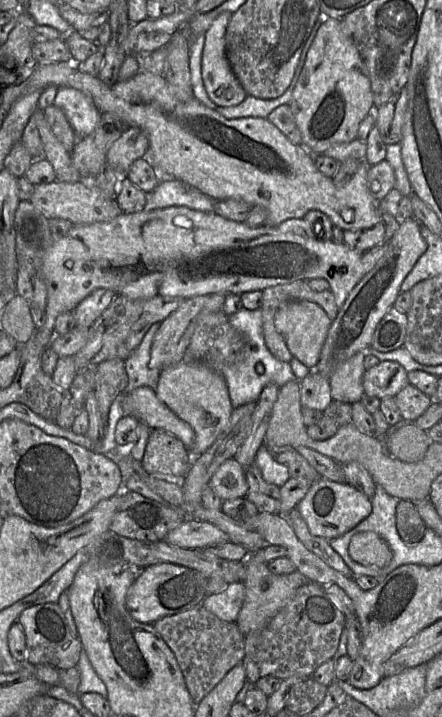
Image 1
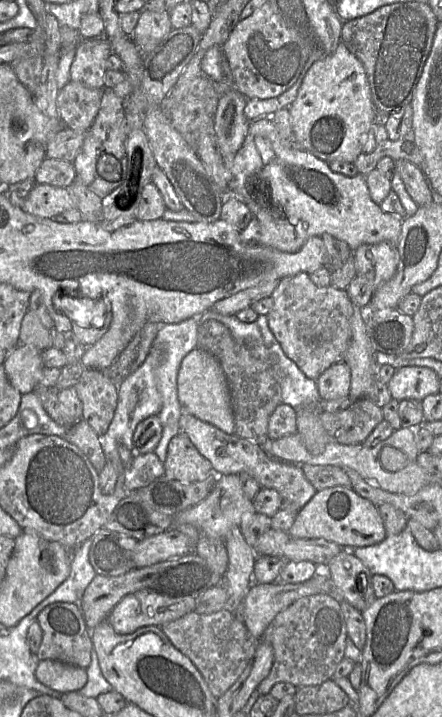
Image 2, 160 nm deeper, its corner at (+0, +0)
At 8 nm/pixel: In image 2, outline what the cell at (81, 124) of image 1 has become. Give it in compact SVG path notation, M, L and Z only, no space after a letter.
M104 35L82 39L71 64L70 80L91 88L105 88L105 61L112 53L111 45Z

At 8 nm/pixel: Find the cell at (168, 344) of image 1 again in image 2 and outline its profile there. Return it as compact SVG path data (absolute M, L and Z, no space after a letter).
M272 280L261 285L242 290L228 298L216 302L212 309L222 315L236 315L239 311L251 307L258 300L272 295L279 280Z

